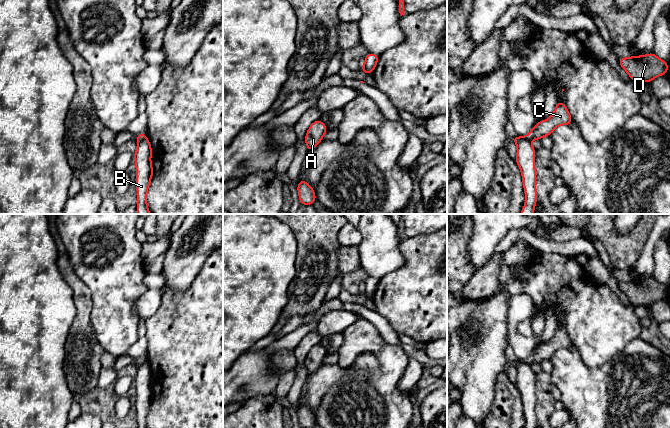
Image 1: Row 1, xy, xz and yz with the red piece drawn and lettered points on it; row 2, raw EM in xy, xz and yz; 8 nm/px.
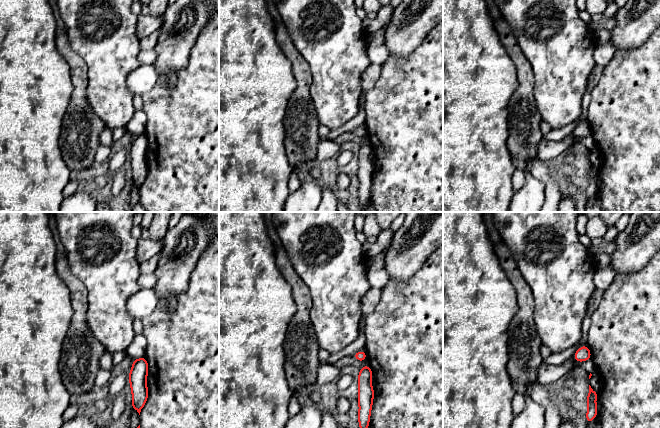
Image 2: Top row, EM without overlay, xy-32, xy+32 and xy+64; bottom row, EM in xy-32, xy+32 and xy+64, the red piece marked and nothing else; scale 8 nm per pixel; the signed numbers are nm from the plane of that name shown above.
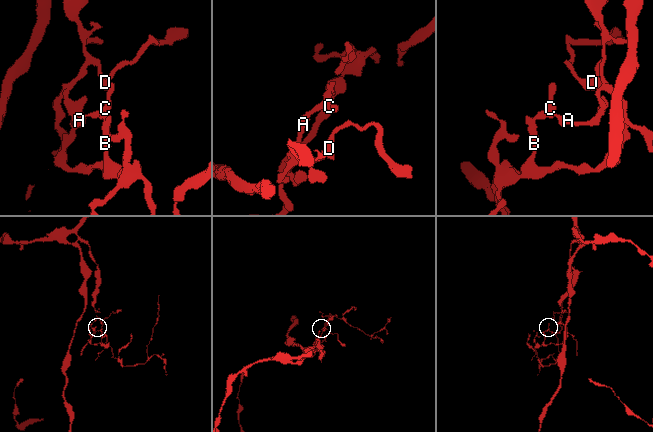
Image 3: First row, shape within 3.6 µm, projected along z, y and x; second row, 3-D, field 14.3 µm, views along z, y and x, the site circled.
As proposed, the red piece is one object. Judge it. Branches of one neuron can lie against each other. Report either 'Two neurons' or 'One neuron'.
Two neurons

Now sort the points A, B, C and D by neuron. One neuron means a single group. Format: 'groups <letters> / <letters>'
groups A C D / B

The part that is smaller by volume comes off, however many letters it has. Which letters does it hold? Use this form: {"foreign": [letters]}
{"foreign": ["B"]}

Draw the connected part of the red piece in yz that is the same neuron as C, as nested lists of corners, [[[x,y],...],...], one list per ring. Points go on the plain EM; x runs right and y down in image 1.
[[[563,325],[556,328],[553,338],[546,344],[537,346],[533,353],[525,360],[526,363],[539,363],[550,360],[558,349],[569,350],[572,347],[571,339]]]

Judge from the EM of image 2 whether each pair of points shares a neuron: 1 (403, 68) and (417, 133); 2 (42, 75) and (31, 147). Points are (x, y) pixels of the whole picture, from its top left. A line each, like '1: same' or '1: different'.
1: same
2: same

